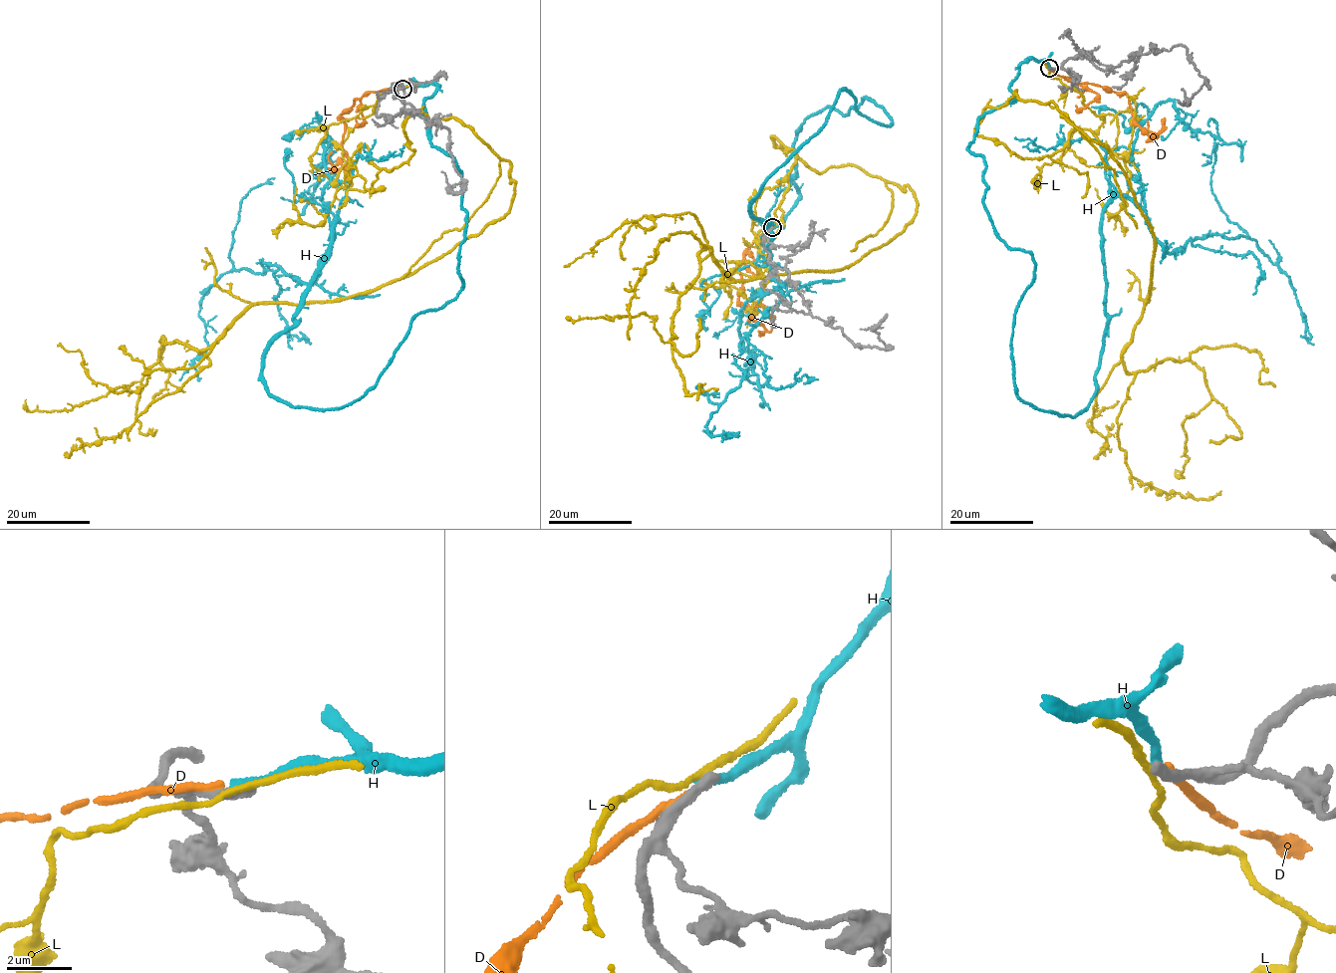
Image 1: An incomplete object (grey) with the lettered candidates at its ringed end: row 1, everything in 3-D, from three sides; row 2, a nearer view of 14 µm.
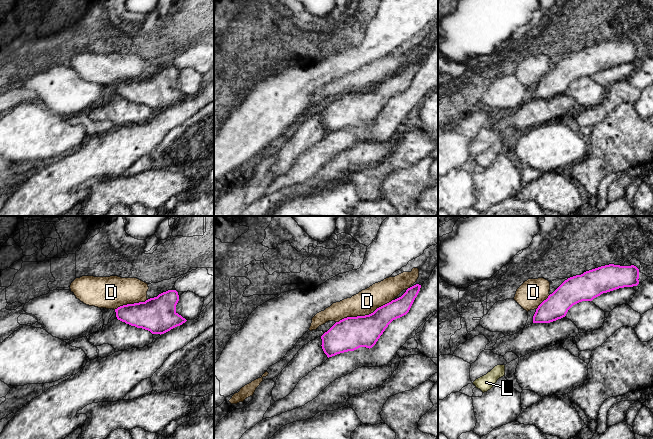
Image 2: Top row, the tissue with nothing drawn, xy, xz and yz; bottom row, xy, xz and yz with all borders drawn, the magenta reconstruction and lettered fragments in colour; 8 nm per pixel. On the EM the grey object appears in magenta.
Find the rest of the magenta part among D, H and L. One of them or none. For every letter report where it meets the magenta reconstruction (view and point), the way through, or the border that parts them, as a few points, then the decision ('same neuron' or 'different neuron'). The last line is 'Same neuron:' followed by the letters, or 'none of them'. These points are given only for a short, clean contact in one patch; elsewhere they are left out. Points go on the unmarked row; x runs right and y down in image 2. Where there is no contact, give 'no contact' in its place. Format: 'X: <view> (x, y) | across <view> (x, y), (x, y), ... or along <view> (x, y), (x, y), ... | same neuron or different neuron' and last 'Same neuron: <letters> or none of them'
D: xz (365, 91) | different neuron
H: no contact | different neuron
L: no contact | different neuron
Same neuron: none of them

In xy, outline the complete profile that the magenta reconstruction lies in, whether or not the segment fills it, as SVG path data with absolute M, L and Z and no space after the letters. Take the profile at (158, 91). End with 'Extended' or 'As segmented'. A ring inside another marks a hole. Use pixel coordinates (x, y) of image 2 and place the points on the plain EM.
M168 66L145 78L118 83L116 93L126 100L161 111L187 97L176 88L178 77L178 68Z. As segmented

